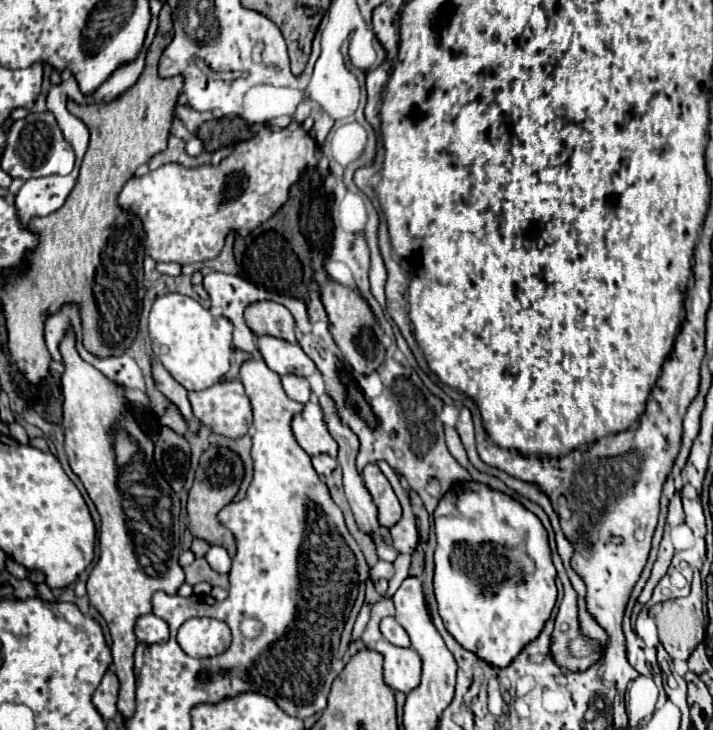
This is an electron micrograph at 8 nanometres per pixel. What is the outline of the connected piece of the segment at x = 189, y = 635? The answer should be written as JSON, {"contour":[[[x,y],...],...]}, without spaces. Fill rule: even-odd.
{"contour":[[[195,617],[179,627],[177,643],[191,657],[215,657],[231,645],[231,631],[223,621]]]}

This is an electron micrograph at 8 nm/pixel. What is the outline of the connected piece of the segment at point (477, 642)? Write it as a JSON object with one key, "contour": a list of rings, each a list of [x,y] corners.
{"contour":[[[471,481],[471,485],[461,485],[461,489],[453,489],[453,493],[445,493],[433,517],[437,533],[433,587],[439,615],[447,631],[465,649],[477,653],[477,657],[495,667],[505,667],[541,633],[557,599],[557,571],[551,563],[547,531],[519,501],[475,481]]]}

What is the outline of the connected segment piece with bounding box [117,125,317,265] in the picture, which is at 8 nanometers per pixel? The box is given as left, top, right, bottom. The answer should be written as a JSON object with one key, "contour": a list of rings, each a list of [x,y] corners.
{"contour":[[[291,125],[285,129],[261,127],[257,129],[255,137],[237,143],[233,153],[219,165],[185,167],[179,163],[165,163],[155,171],[147,171],[145,175],[133,175],[125,183],[117,203],[123,211],[141,219],[145,229],[145,253],[153,261],[175,261],[179,265],[209,261],[221,253],[225,237],[231,231],[247,237],[255,227],[273,217],[287,203],[289,189],[299,181],[301,173],[309,167],[317,167],[315,147],[315,139],[305,133],[301,125]]]}

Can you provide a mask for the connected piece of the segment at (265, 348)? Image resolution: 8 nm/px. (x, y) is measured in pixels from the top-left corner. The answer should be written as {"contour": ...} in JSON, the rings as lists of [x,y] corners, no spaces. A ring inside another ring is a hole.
{"contour":[[[261,335],[257,337],[257,347],[267,367],[277,375],[293,373],[299,377],[309,377],[313,373],[319,373],[315,363],[305,355],[305,351],[297,343],[289,343],[271,335]]]}

